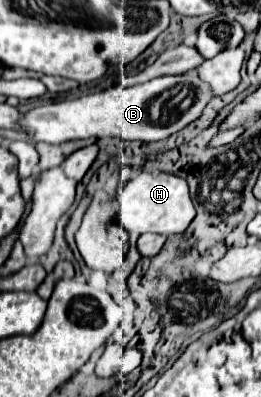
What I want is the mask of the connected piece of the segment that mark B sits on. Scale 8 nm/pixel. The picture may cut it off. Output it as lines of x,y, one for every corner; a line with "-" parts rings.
196,71
184,75
162,75
134,87
114,85
106,91
84,95
72,101
46,103
22,117
22,129
32,133
34,141
62,143
88,137
120,137
124,141
162,141
198,119
212,99
212,89

